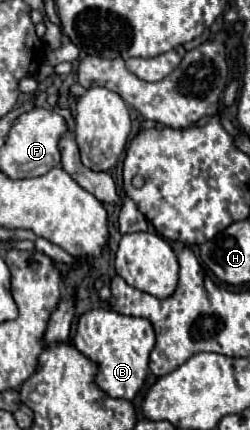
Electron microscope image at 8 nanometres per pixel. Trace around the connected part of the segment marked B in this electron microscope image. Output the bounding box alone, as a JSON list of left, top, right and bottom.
[74,308,156,400]

